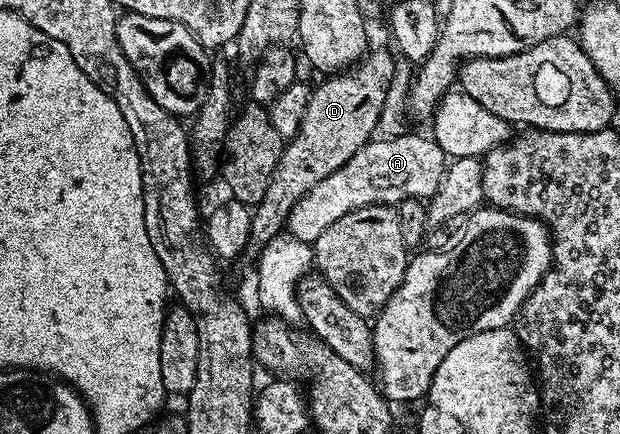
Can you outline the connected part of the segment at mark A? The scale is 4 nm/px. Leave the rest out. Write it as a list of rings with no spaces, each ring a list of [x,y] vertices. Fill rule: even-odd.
[[[400,132],[394,136],[383,136],[380,138],[380,142],[371,140],[367,145],[361,147],[343,167],[338,168],[332,175],[325,177],[315,187],[310,188],[293,204],[293,208],[286,218],[286,229],[291,236],[299,241],[314,244],[317,236],[321,236],[321,232],[325,232],[325,228],[329,228],[329,224],[341,220],[341,216],[345,216],[357,208],[390,206],[404,202],[407,198],[430,199],[439,186],[439,181],[443,179],[443,171],[445,169],[444,152],[435,143],[434,137],[427,136],[427,138],[422,138],[419,134]]]

